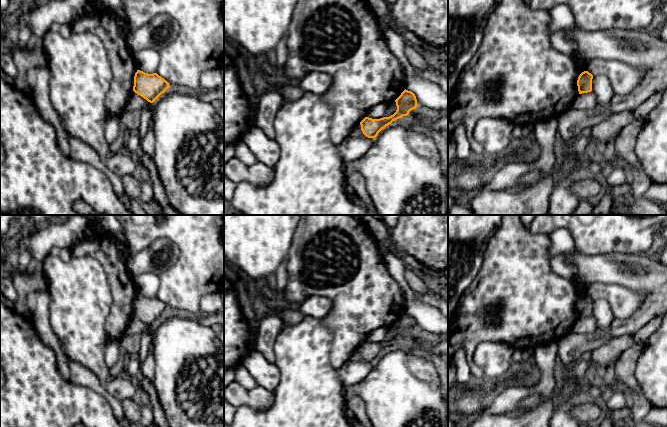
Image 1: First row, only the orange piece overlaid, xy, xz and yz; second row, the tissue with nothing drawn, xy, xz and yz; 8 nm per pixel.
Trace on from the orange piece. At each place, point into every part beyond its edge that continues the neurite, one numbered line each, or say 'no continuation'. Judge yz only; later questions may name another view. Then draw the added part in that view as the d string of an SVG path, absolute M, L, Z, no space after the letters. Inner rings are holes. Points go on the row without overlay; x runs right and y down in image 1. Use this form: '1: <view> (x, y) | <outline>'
no continuation

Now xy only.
no continuation

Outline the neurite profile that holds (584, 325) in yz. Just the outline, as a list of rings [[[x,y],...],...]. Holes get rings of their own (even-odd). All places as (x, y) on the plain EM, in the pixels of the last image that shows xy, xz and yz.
[[[593,315],[578,318],[575,322],[572,332],[576,334],[594,333],[597,328],[596,319]]]

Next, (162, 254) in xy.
[[[159,238],[145,249],[128,256],[126,265],[133,278],[144,273],[160,275],[173,267],[180,252],[175,243],[167,238]]]

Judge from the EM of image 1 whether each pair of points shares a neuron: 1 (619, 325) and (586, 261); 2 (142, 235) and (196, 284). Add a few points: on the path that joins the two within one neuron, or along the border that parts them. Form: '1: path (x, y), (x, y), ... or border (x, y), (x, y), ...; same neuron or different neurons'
1: path (646, 310), (649, 293), (625, 269), (613, 268); same neuron
2: path (162, 232), (172, 232), (196, 256), (196, 264); same neuron

